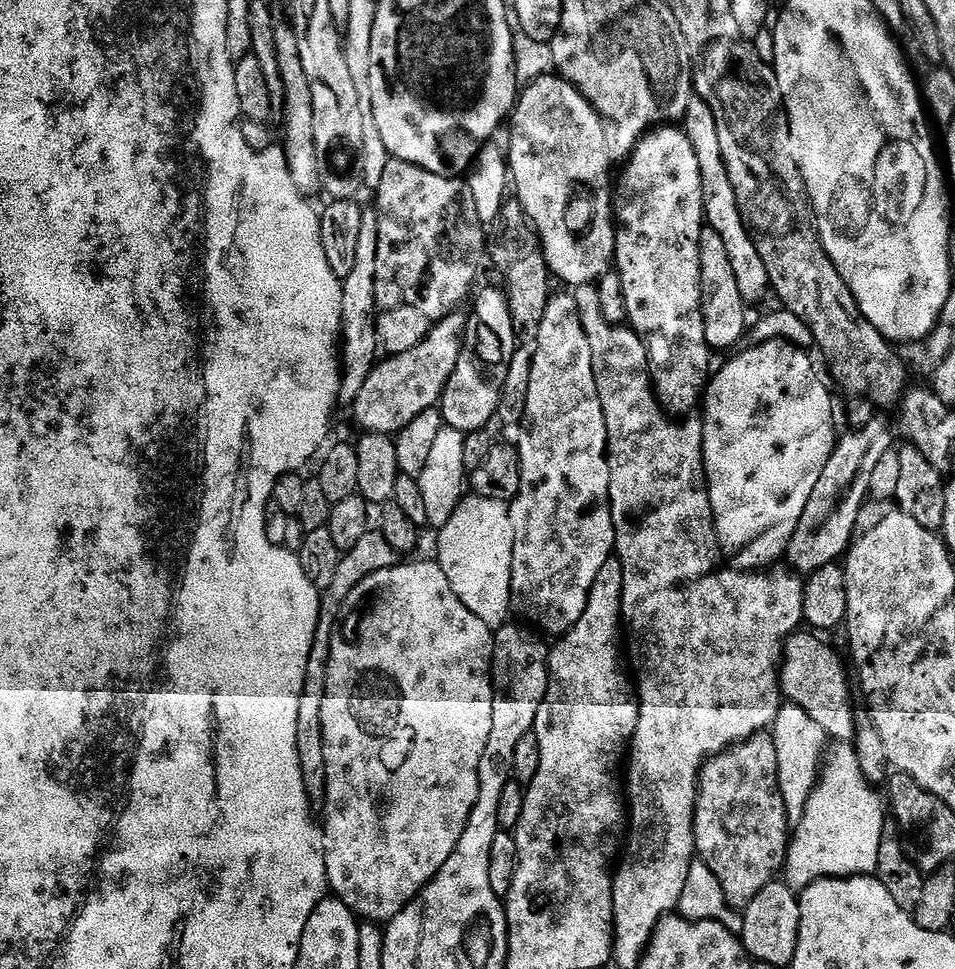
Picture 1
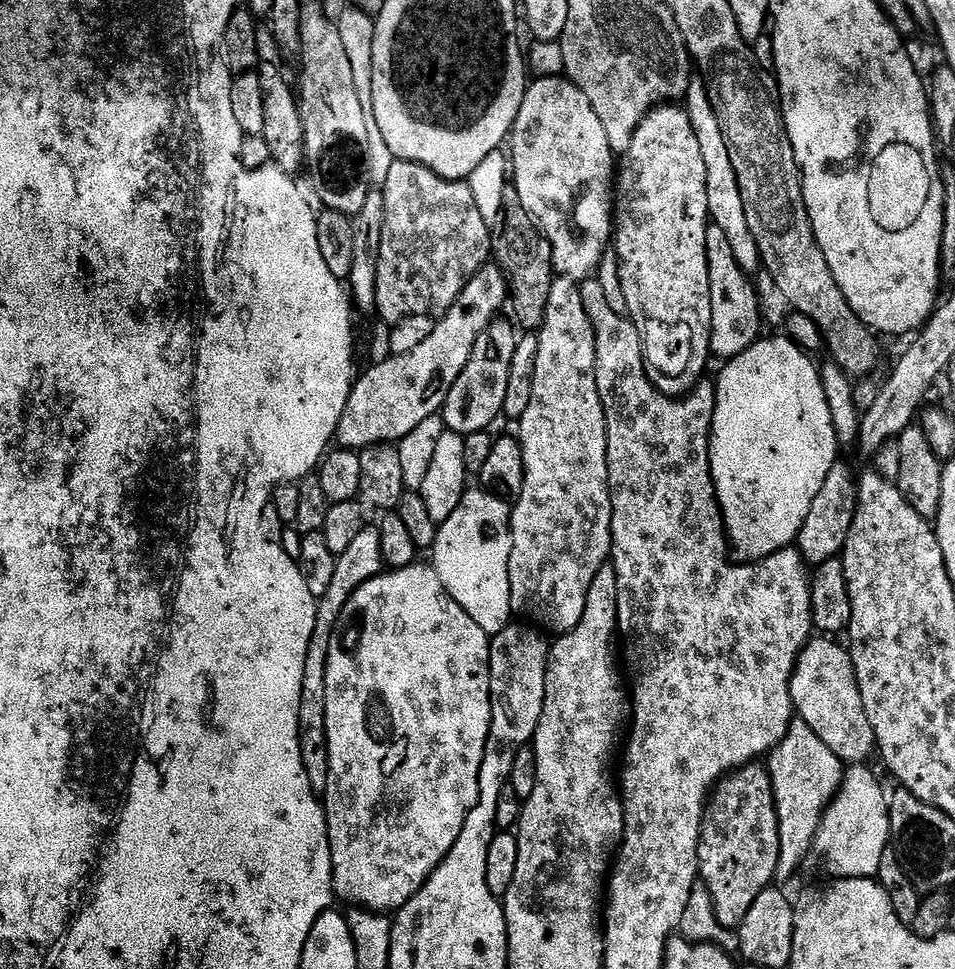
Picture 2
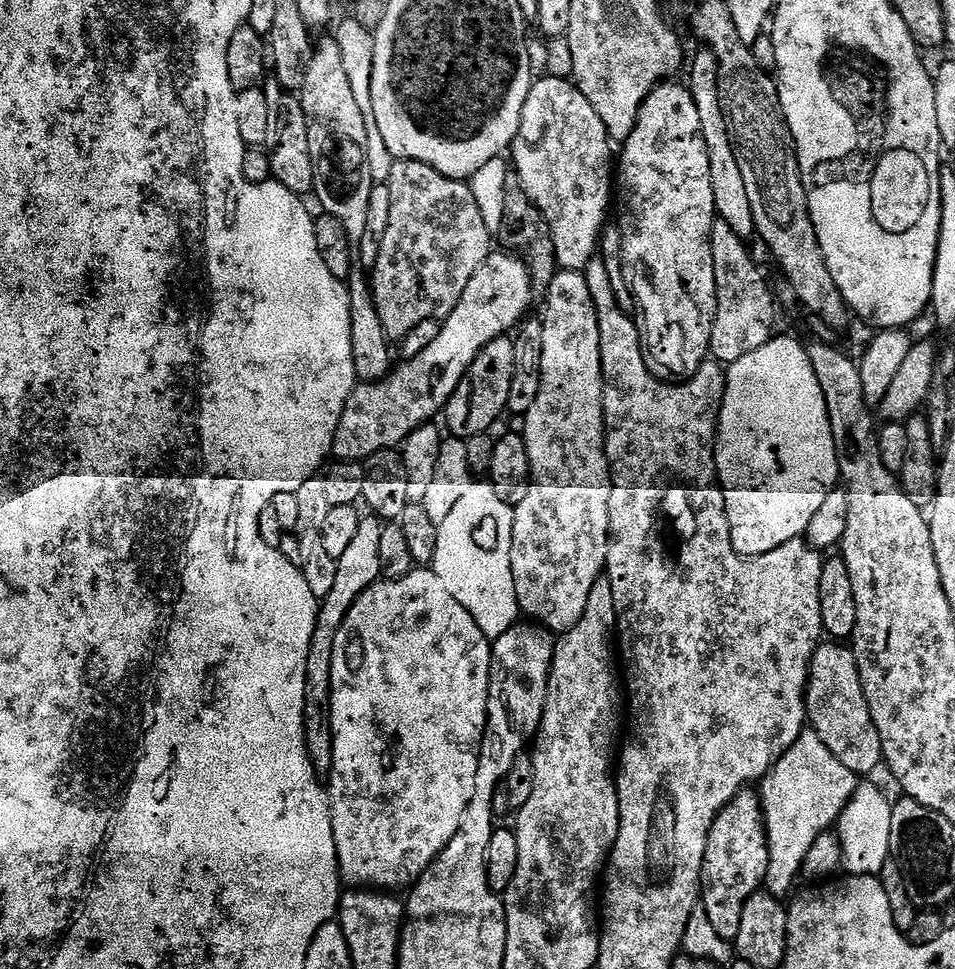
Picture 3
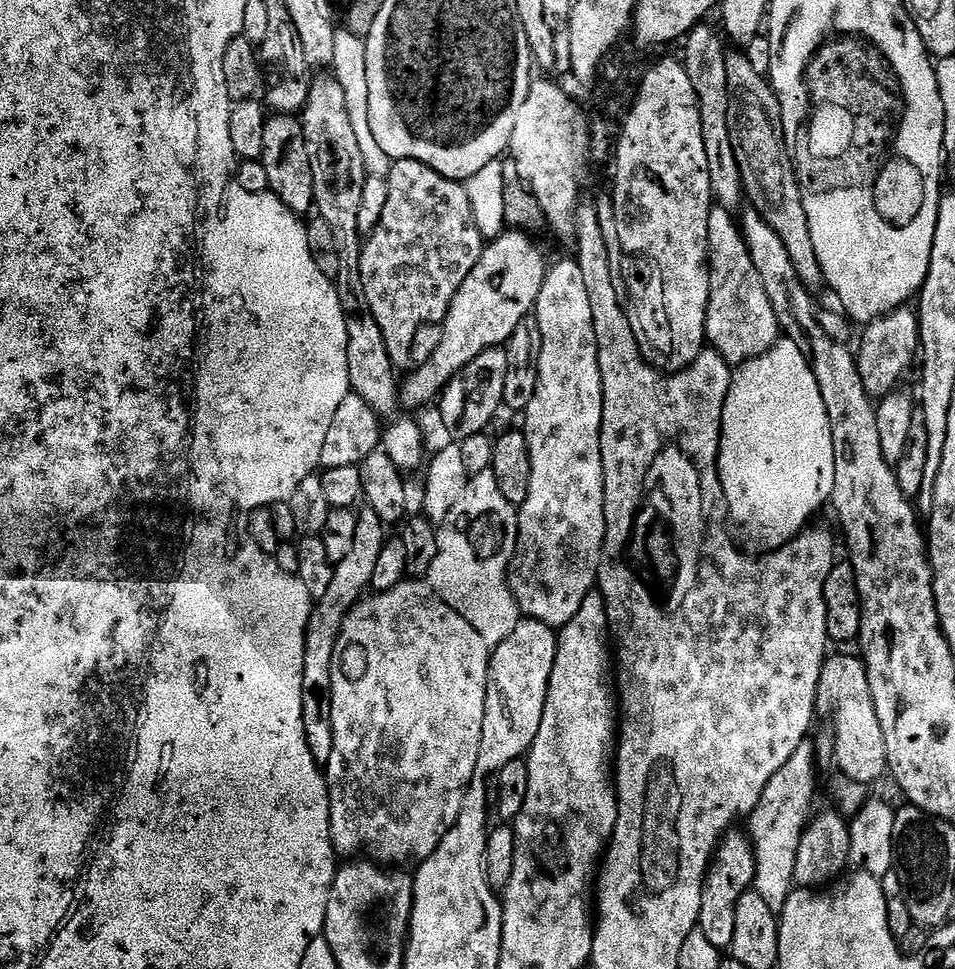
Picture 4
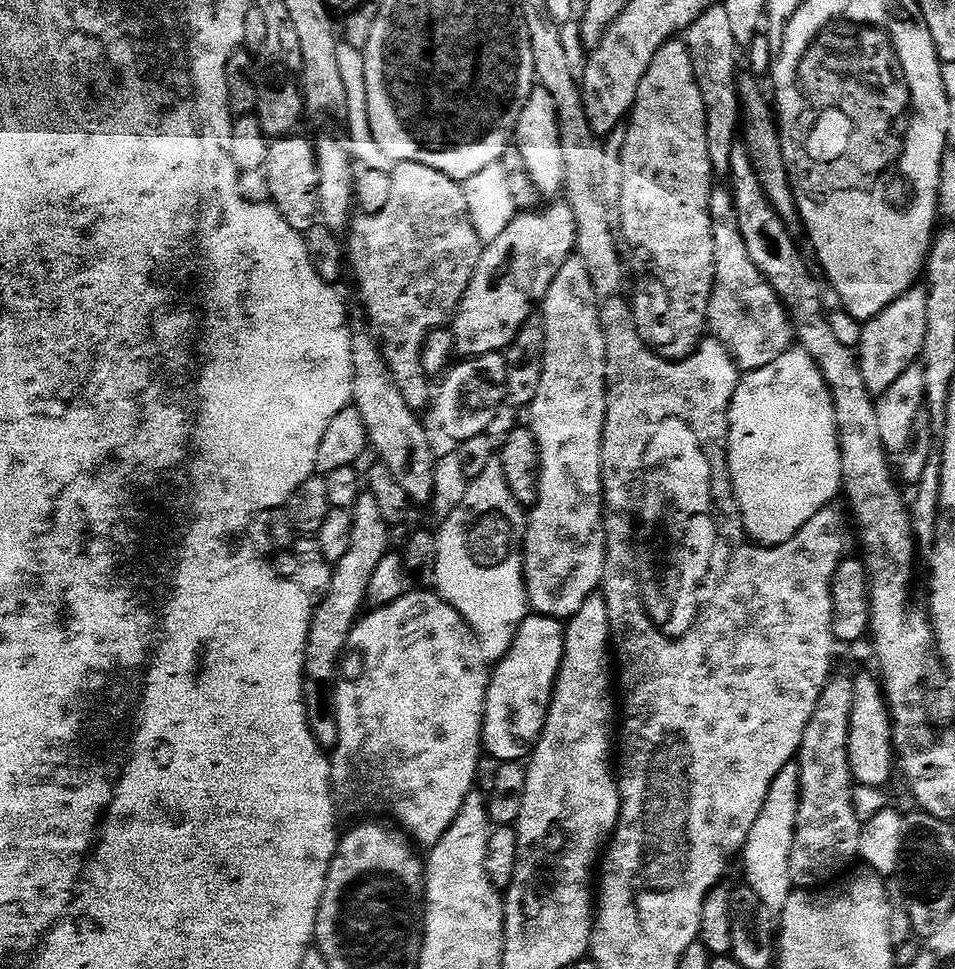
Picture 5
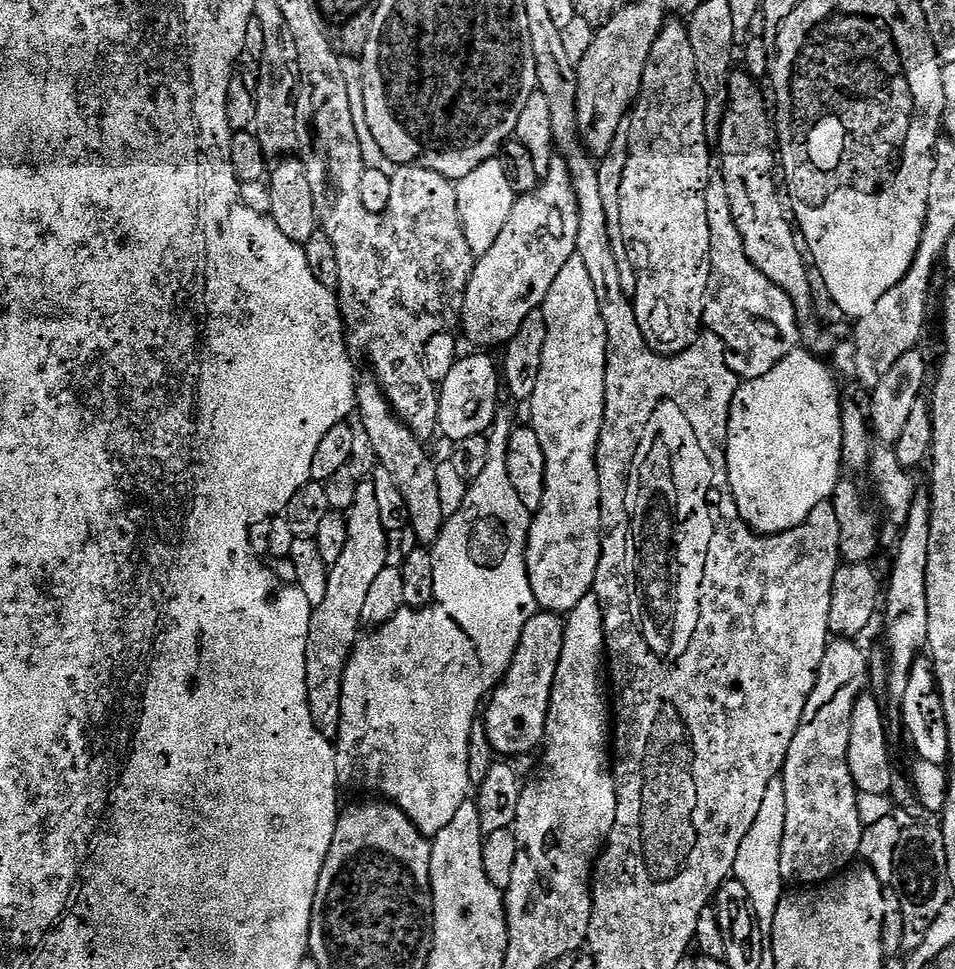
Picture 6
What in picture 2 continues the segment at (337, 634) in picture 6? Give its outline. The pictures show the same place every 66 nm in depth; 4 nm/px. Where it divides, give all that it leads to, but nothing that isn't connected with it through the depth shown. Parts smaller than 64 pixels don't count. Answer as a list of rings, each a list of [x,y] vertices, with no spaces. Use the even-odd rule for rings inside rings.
[[[366,526],[362,534],[354,537],[353,544],[340,556],[336,557],[334,578],[326,589],[326,594],[319,597],[316,609],[316,625],[310,638],[310,650],[306,654],[306,670],[302,674],[302,698],[298,706],[298,730],[302,746],[302,766],[306,766],[306,778],[310,778],[313,792],[323,794],[328,785],[330,762],[328,761],[328,739],[326,738],[326,662],[330,654],[330,638],[336,629],[338,618],[346,602],[370,578],[379,576],[385,567],[382,558],[382,538],[379,527]]]

